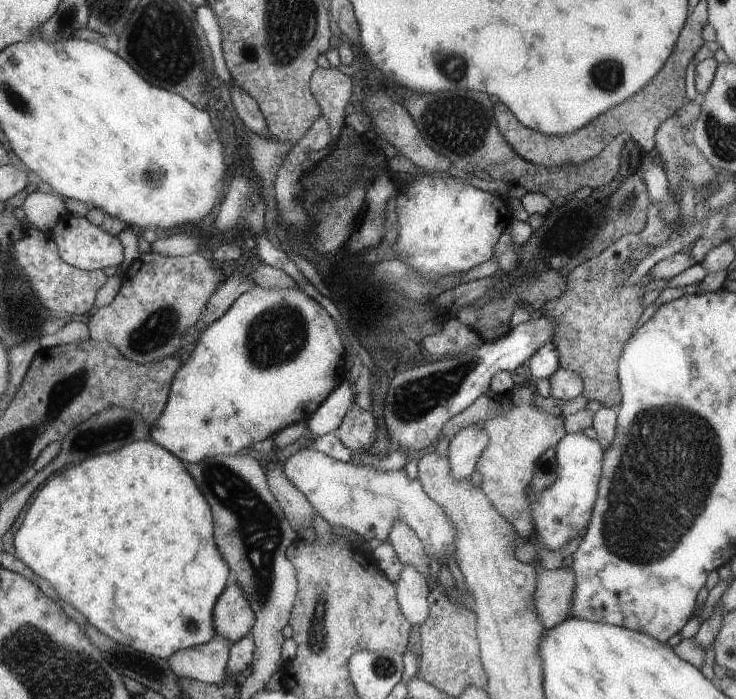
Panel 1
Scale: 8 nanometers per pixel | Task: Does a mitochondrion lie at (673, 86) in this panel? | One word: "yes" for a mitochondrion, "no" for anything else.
no

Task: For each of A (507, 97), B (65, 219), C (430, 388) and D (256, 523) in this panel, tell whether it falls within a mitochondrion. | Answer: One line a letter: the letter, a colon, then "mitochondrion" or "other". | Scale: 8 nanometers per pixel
A: other
B: other
C: mitochondrion
D: mitochondrion

